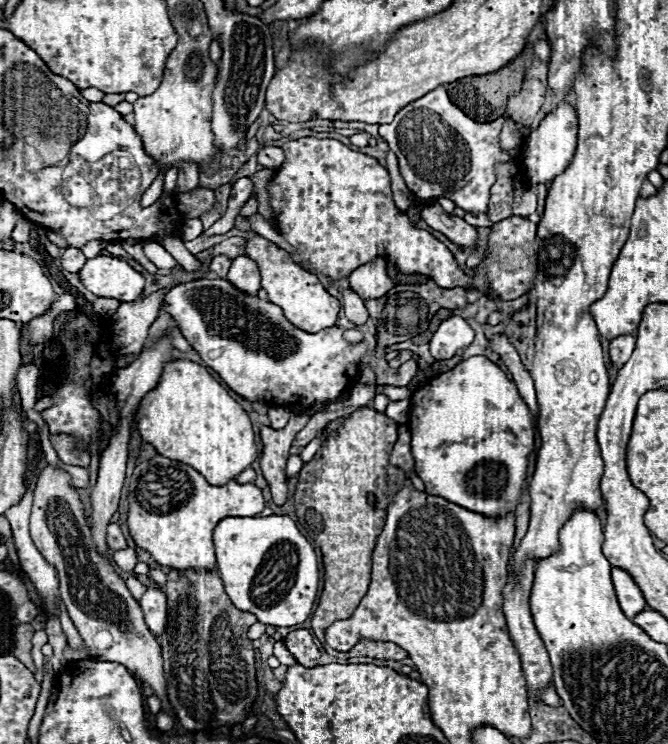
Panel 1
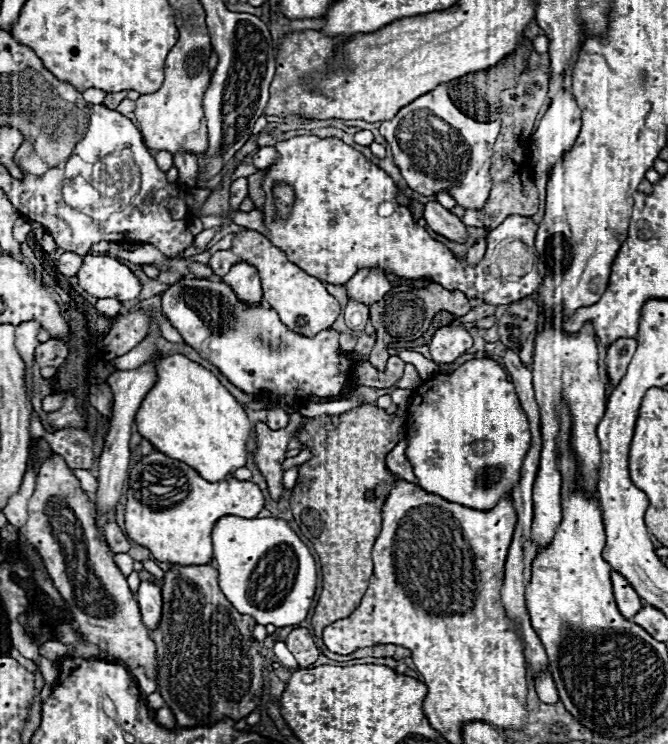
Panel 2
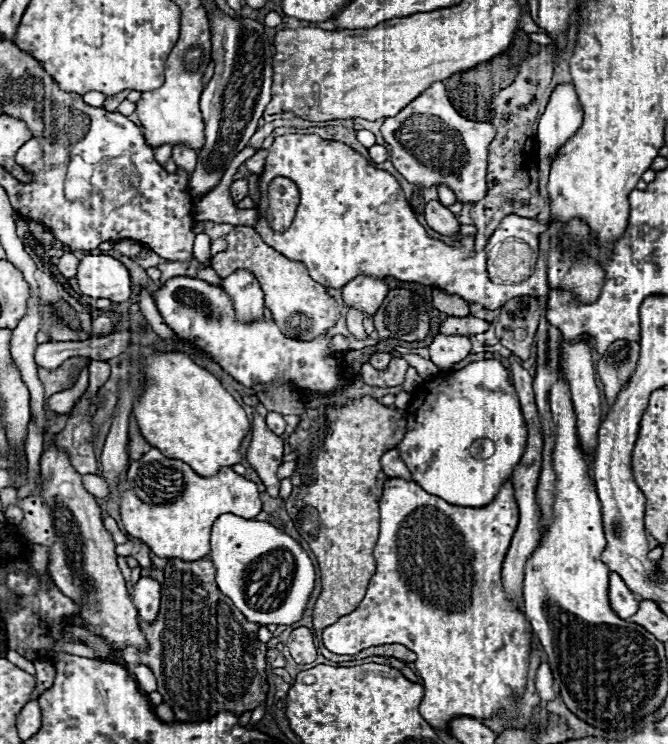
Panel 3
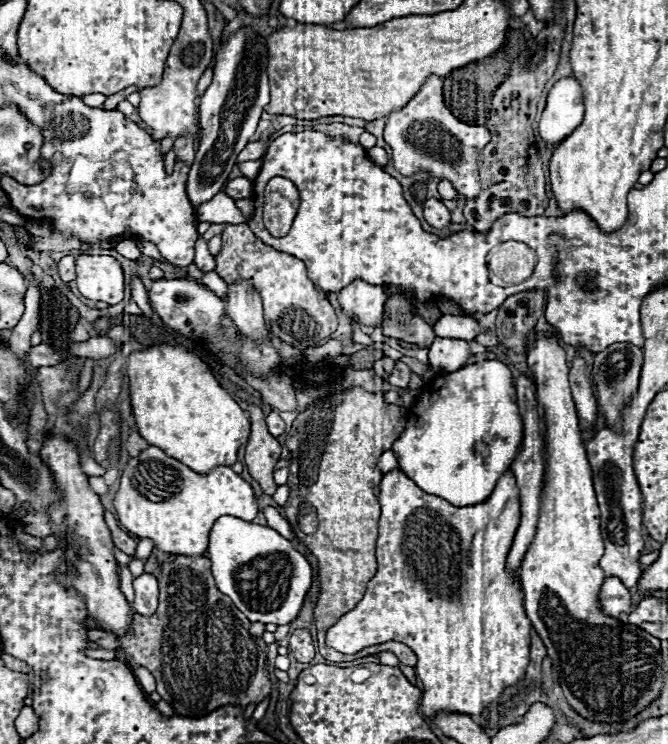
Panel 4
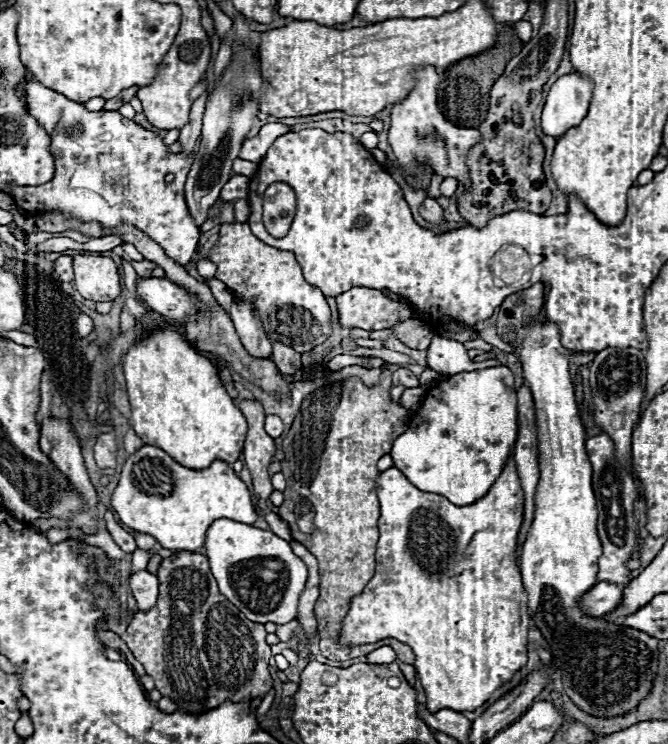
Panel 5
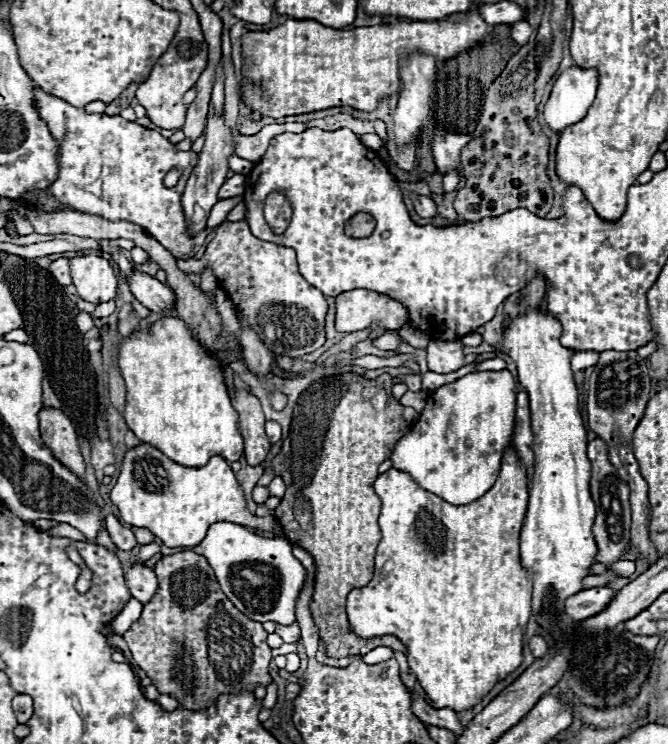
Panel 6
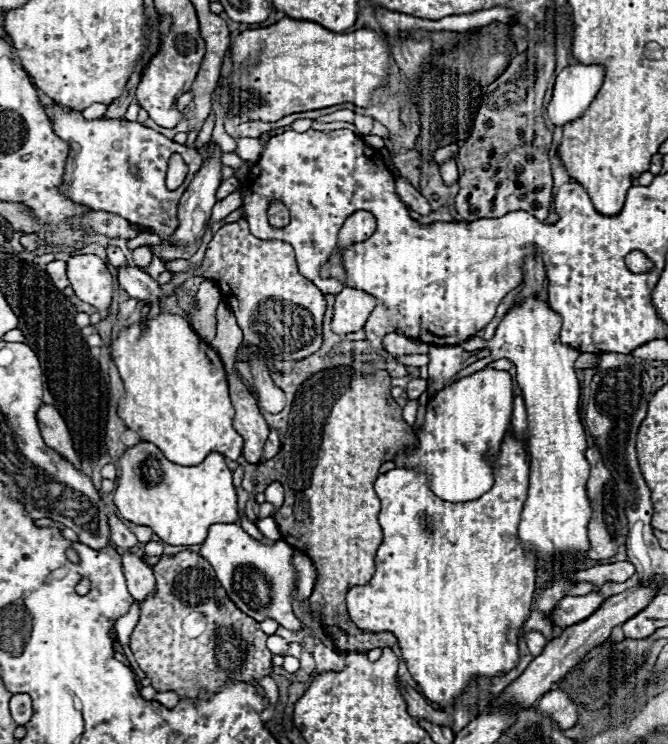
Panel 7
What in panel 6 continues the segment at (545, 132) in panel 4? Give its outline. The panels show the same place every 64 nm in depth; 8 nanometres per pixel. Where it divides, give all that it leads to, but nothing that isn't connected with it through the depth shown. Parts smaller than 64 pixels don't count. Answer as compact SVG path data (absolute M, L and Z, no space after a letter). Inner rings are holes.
M570 66L566 68L544 106L544 120L554 132L580 122L594 102L598 88L598 70Z

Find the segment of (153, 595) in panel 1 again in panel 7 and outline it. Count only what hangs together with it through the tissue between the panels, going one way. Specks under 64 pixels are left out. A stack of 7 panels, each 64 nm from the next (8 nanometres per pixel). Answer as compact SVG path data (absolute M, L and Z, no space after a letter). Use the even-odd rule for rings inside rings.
M126 552L122 556L122 568L124 568L124 576L126 576L126 582L128 582L130 594L138 602L144 600L154 590L154 584L156 584L152 568L132 552Z

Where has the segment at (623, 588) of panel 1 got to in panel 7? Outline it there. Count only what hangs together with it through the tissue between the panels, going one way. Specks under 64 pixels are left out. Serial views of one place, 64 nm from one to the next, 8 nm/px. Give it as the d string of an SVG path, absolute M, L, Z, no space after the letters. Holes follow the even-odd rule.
M586 594L586 596L568 596L562 598L556 604L556 610L550 612L550 620L558 628L568 628L574 626L576 622L582 622L588 618L588 614L594 614L602 606L604 598L602 594Z

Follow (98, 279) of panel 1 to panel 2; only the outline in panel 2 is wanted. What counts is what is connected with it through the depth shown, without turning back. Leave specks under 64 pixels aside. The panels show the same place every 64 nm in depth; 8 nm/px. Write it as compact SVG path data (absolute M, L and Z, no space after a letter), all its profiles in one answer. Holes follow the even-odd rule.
M86 254L76 276L82 290L96 298L116 298L126 302L134 300L142 290L142 284L132 270L110 256Z

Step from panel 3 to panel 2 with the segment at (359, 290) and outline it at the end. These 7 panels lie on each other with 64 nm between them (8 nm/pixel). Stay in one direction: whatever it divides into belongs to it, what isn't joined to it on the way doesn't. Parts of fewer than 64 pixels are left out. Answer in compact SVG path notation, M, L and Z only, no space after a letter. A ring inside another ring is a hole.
M364 268L356 276L350 278L350 282L346 284L346 294L354 302L372 306L380 302L380 298L384 298L390 292L390 288L392 288L390 282L380 270Z

